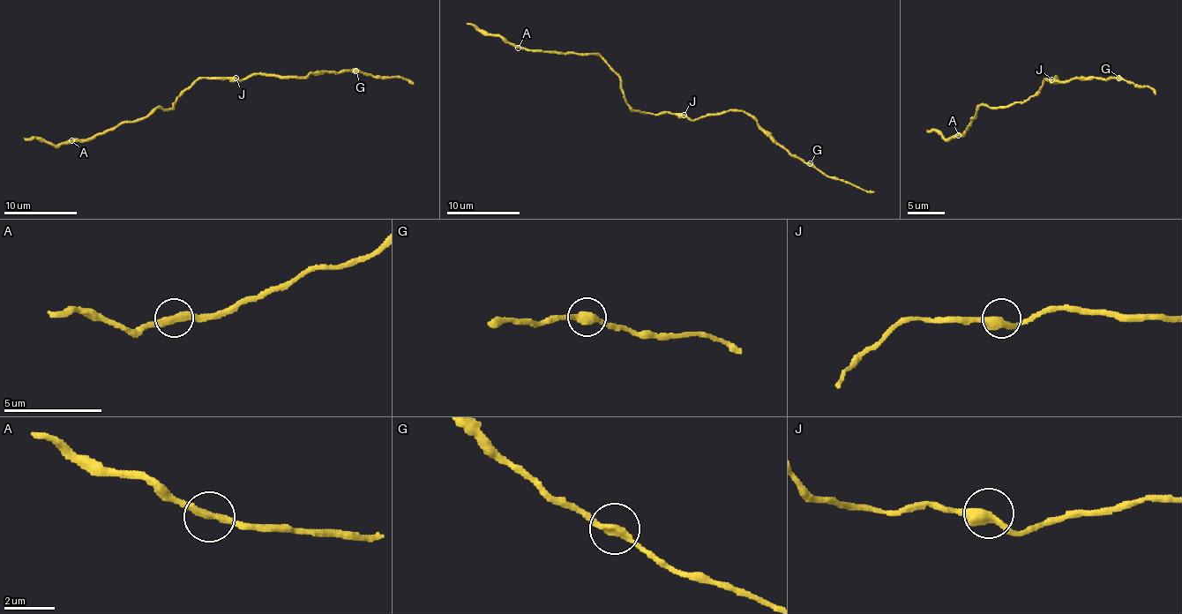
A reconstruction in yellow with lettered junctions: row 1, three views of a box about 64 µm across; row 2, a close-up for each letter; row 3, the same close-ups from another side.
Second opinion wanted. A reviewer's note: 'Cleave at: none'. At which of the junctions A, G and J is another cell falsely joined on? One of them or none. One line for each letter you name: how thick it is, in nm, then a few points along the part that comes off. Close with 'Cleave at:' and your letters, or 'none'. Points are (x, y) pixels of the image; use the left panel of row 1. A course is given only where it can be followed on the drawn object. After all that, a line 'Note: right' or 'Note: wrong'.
Cleave at: none
Note: right

